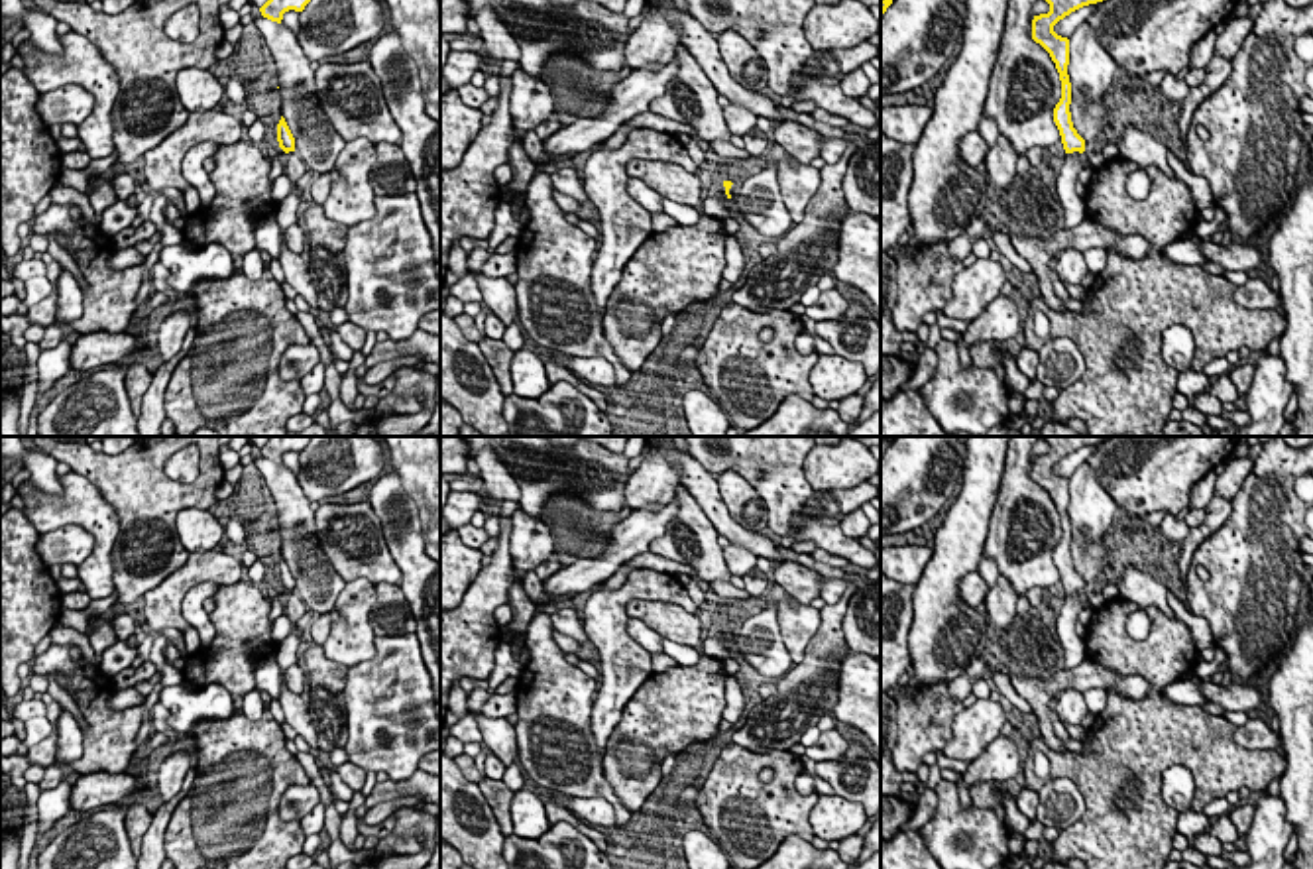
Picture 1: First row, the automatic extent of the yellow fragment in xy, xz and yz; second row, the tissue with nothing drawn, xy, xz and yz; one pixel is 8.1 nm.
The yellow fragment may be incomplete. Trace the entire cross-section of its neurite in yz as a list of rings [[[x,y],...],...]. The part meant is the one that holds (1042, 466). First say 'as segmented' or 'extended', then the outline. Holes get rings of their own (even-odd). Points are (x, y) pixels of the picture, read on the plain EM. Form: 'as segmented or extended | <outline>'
extended | [[[1046,436],[1044,440],[1050,444],[1050,452],[1034,456],[1032,460],[1032,480],[1050,493],[1061,521],[1061,539],[1054,549],[1054,562],[1061,576],[1065,602],[1059,608],[1061,609],[1059,617],[1054,621],[1054,629],[1063,649],[1065,659],[1063,670],[1079,666],[1081,661],[1085,659],[1083,639],[1075,633],[1075,621],[1079,617],[1079,611],[1083,609],[1085,580],[1073,568],[1069,552],[1071,545],[1071,523],[1067,515],[1069,480],[1057,476],[1054,472],[1054,466],[1071,452],[1089,444],[1103,442],[1107,438],[1113,436]]]

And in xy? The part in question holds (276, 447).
as segmented | [[[269,436],[259,452],[263,458],[281,464],[285,452],[303,452],[311,438],[313,436]]]

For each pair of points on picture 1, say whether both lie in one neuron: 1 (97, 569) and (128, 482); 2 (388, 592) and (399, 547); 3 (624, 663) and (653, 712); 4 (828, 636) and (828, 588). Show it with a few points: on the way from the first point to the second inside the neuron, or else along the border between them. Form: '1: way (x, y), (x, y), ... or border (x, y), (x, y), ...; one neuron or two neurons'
1: border (85, 478), (118, 520), (111, 557); two neurons
2: border (398, 584), (415, 620), (415, 628); two neurons
3: border (653, 673), (627, 702), (614, 728); two neurons
4: border (848, 582), (842, 596), (828, 606); two neurons

